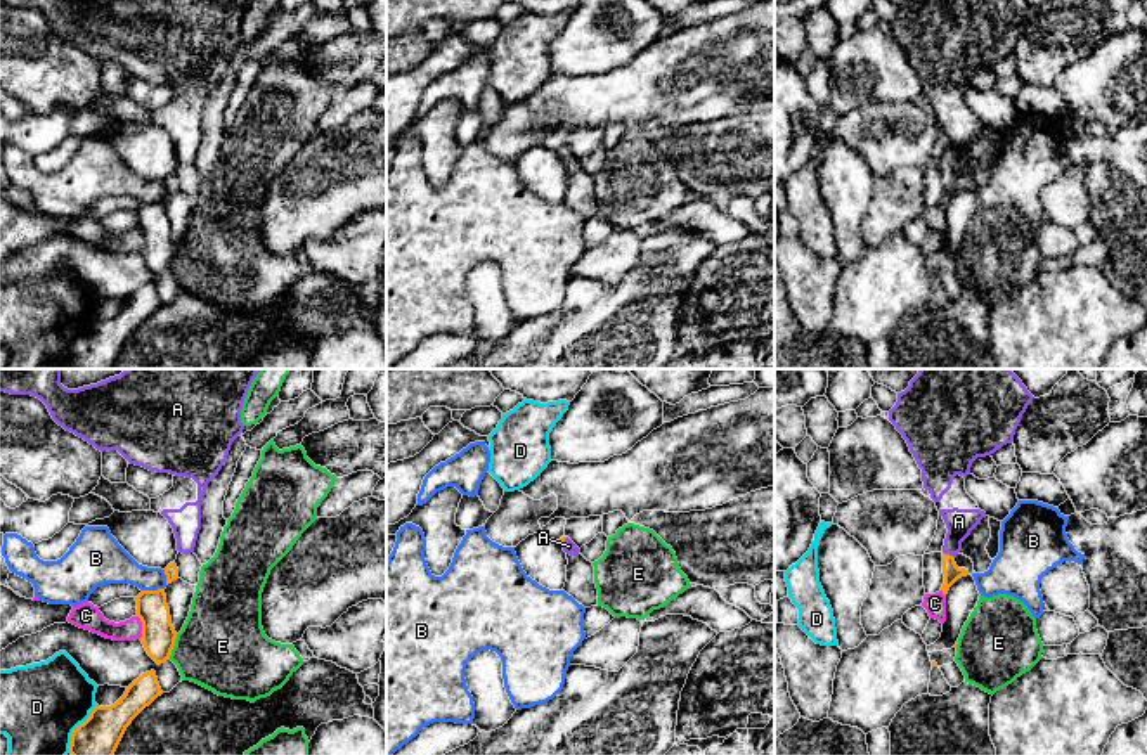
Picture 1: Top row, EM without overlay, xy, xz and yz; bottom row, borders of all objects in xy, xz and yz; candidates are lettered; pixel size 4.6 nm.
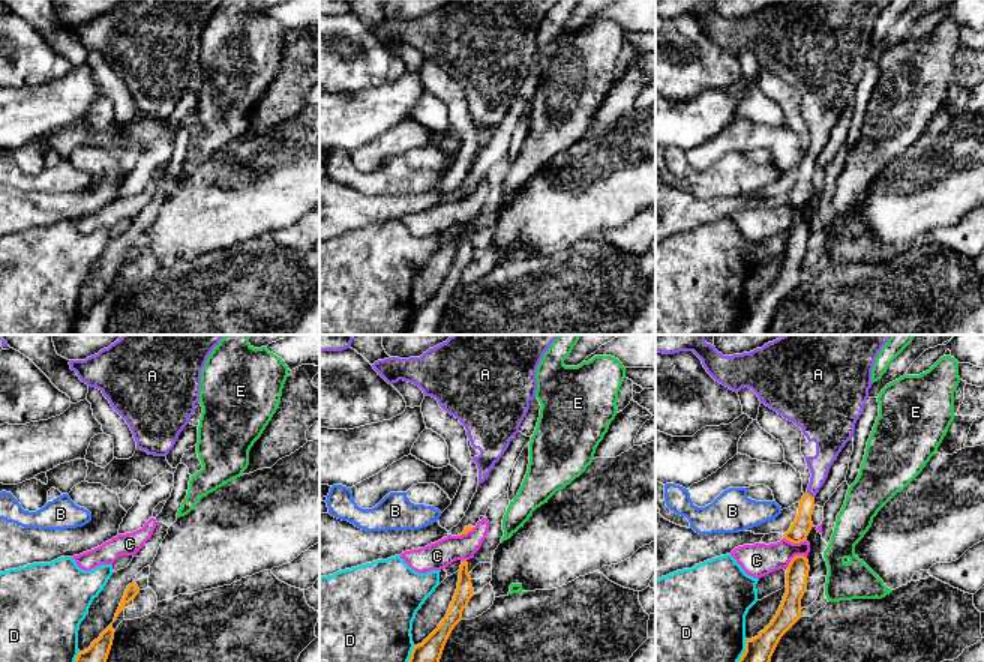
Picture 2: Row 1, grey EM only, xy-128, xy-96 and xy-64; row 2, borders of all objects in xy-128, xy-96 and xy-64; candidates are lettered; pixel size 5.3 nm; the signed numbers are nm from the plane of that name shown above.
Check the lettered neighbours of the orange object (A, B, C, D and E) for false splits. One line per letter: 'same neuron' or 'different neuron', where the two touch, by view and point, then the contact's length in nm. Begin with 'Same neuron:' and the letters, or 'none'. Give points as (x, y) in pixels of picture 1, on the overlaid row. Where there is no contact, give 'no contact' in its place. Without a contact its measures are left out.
Same neuron: A
A: same neuron; meets orange in yz at (948, 554); contact 70 nm long
B: different neuron; meets orange in xy at (162, 589); contact 150 nm long
C: different neuron; meets orange in xy at (142, 627); contact 110 nm long
D: different neuron; meets orange in xy at (75, 729); contact 260 nm long
E: different neuron; meets orange in xy at (174, 645); contact 130 nm long

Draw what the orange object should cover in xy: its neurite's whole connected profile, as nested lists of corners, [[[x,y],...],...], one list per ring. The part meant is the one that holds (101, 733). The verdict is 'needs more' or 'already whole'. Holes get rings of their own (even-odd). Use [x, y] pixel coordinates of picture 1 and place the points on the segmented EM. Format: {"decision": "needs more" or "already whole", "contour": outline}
{"decision": "already whole", "contour": [[[146,672],[133,681],[111,707],[95,707],[90,717],[71,734],[71,755],[114,755],[126,727],[163,691],[156,672]]]}

